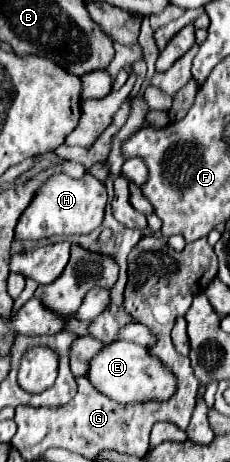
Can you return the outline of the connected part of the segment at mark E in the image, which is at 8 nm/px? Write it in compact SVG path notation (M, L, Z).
M116 340L102 348L102 352L92 360L88 380L100 390L102 394L110 396L118 404L140 404L140 402L166 402L174 396L178 384L176 376L144 346L134 342Z

